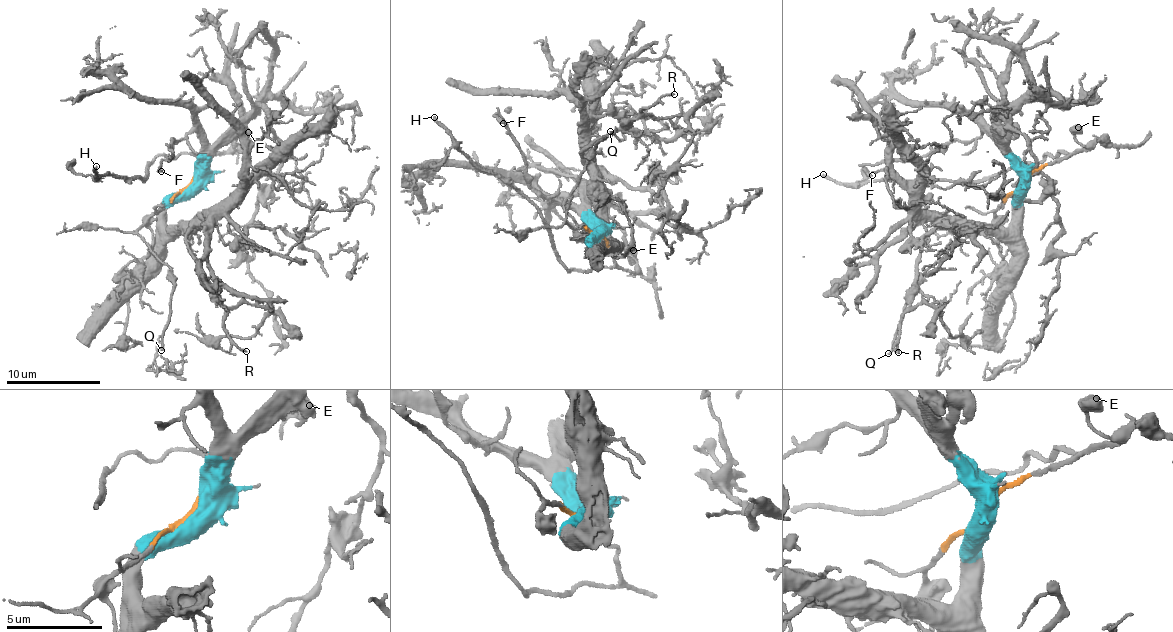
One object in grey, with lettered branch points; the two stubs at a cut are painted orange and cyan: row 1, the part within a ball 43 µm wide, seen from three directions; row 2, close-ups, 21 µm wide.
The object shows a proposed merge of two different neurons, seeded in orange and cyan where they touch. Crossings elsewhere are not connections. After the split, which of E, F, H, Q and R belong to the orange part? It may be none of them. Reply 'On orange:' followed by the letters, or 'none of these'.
On orange: E, H, Q

